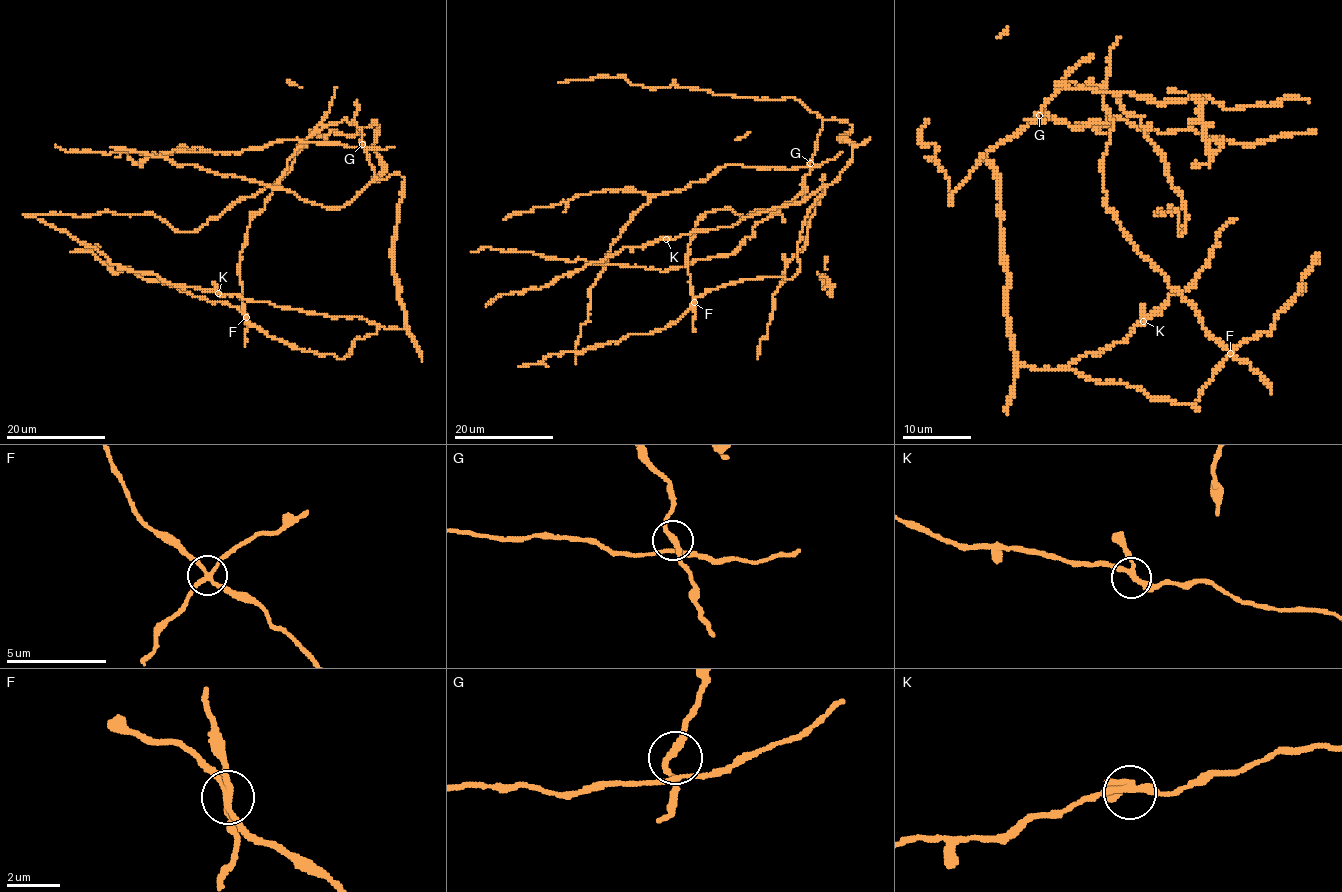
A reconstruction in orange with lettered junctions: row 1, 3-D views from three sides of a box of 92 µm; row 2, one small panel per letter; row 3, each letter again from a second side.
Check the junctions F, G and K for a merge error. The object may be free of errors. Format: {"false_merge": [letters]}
{"false_merge": ["F"]}

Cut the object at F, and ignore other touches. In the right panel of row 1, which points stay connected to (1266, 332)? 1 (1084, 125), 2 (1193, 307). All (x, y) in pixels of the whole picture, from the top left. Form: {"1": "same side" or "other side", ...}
{"1": "same side", "2": "other side"}

